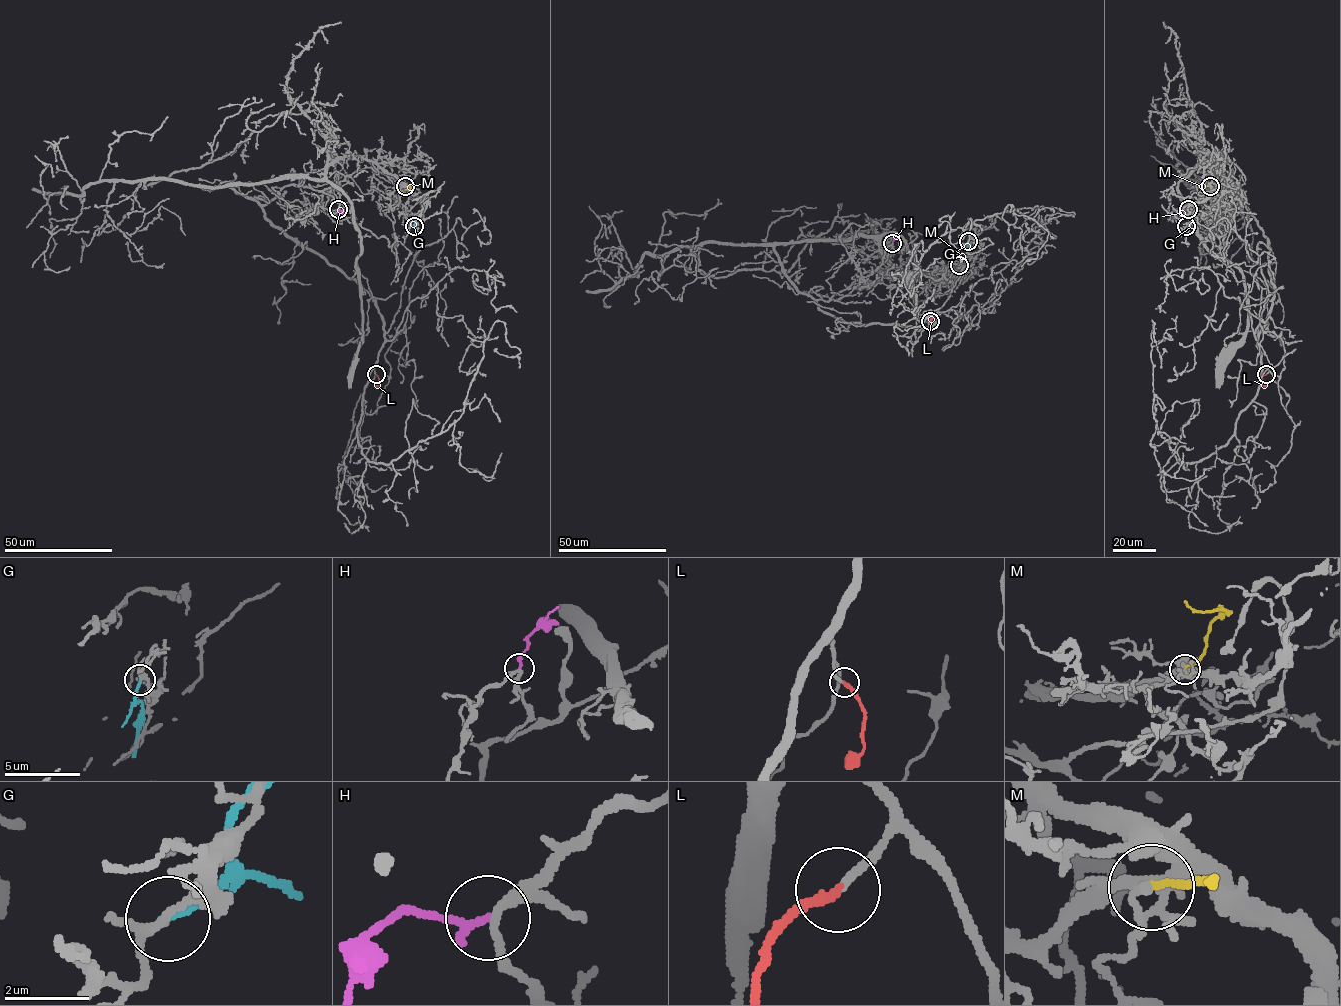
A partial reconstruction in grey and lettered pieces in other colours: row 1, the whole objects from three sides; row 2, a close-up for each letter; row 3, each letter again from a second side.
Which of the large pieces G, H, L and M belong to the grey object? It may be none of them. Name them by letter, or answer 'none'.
L, M

